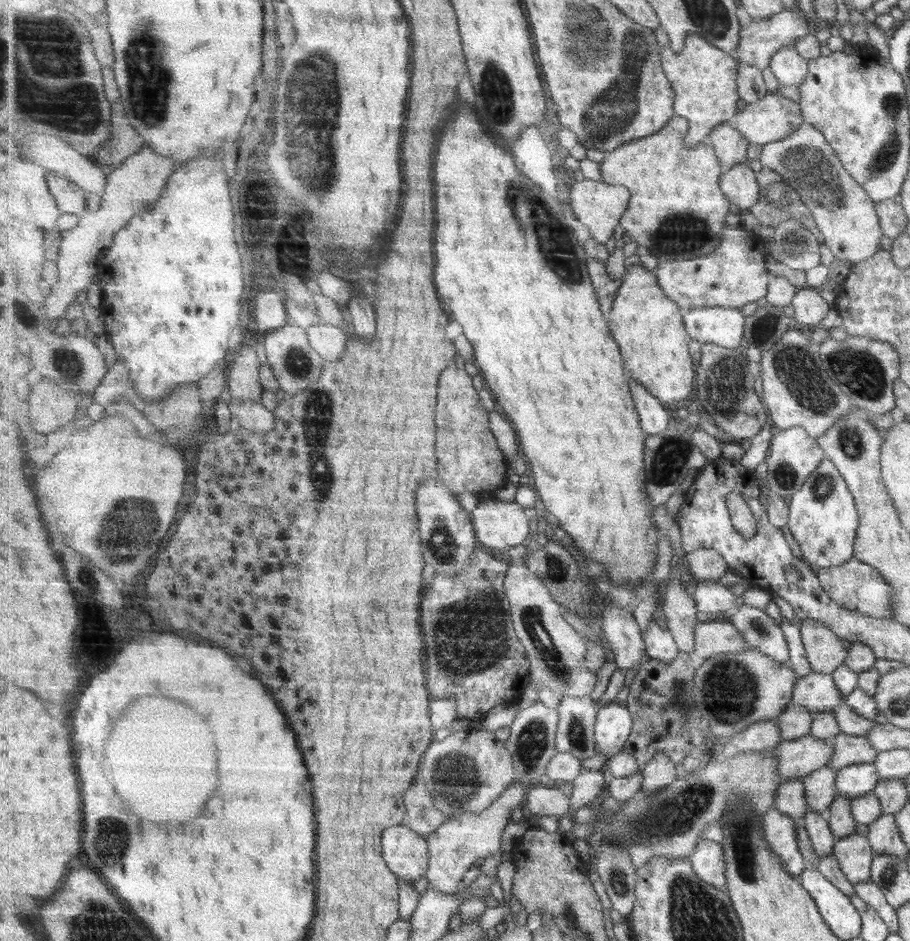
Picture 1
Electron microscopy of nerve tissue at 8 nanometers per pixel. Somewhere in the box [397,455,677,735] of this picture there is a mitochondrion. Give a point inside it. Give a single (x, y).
(469, 637)

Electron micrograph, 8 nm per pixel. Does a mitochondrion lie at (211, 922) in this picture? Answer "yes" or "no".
no

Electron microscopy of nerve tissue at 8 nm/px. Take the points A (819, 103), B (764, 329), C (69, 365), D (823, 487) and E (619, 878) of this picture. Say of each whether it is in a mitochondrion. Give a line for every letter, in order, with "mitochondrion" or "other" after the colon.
A: other
B: mitochondrion
C: mitochondrion
D: mitochondrion
E: mitochondrion

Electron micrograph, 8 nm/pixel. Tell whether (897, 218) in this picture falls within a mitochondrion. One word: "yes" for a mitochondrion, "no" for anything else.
no

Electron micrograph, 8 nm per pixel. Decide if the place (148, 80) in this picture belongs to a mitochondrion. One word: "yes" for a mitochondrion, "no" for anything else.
yes

